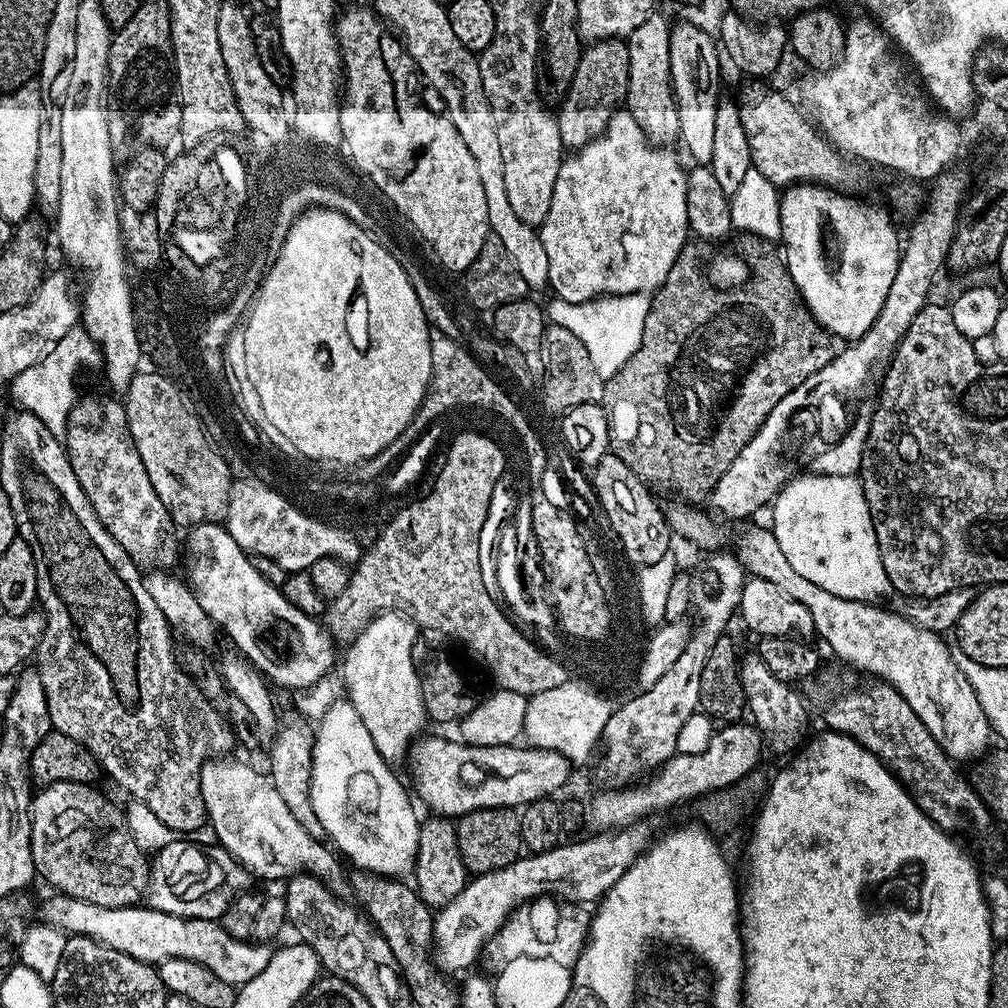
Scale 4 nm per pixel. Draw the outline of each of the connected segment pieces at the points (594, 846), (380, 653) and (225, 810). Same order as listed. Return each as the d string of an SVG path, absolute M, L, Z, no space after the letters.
M637 822L629 824L619 830L604 830L599 834L590 834L586 840L576 840L573 844L561 842L556 847L545 852L534 852L521 855L519 860L510 862L510 866L502 866L502 870L482 872L473 875L464 885L462 894L454 898L445 908L435 913L433 926L434 963L440 972L460 972L468 968L476 960L476 954L487 945L488 941L499 932L500 927L507 922L509 916L517 908L541 898L559 898L564 902L588 902L584 900L599 901L630 870L641 852L649 847L647 823Z
M385 610L372 617L368 625L347 645L344 656L344 688L346 699L358 710L362 726L370 730L378 754L389 762L405 759L412 741L425 731L426 713L418 674L414 670L412 648L418 642L417 625L407 616Z
M209 758L200 767L200 789L206 820L209 825L212 823L212 832L220 839L217 840L219 847L225 848L253 877L261 876L264 880L276 880L279 876L288 878L295 873L311 873L323 880L333 892L343 893L346 888L346 872L345 869L340 869L341 861L337 853L327 843L306 834L298 818L290 814L286 802L282 802L278 790L263 771L260 773L258 769L251 768L240 760L228 759L232 758Z

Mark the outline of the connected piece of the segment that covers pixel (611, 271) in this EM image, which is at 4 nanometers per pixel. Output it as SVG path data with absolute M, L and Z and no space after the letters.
M618 110L610 118L606 130L593 140L581 143L576 153L565 155L560 162L558 178L554 182L554 198L550 198L550 214L546 214L543 224L538 231L542 238L542 246L546 246L546 258L550 261L550 274L547 287L553 288L555 295L566 302L581 304L587 300L594 300L597 296L625 296L631 292L651 293L666 282L666 276L670 272L679 252L684 245L689 243L690 229L686 218L686 178L688 173L685 165L680 165L680 160L674 153L668 152L667 147L657 146L649 140L647 134L638 126L638 122L627 110Z

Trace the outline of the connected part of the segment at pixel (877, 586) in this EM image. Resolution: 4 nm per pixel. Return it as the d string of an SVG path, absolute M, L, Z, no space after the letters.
M856 476L812 479L816 480L801 482L804 493L789 494L788 508L771 509L770 527L778 538L778 546L782 546L782 554L786 554L790 566L802 578L822 586L822 590L830 590L830 594L838 594L838 598L864 603L883 601L880 599L892 592L892 583L886 570L882 570L874 522L859 479Z

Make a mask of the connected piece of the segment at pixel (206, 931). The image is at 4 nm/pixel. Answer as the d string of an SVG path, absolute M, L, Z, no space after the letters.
M52 894L41 908L39 905L38 916L43 923L61 928L66 934L89 936L122 954L130 954L130 958L144 960L153 966L170 958L190 958L190 962L198 962L214 970L222 982L233 986L256 978L266 968L266 962L270 962L273 954L273 949L267 943L239 940L226 934L226 930L222 930L220 923L215 920L194 920L151 906L107 908L94 906L85 900L75 900L72 896Z

